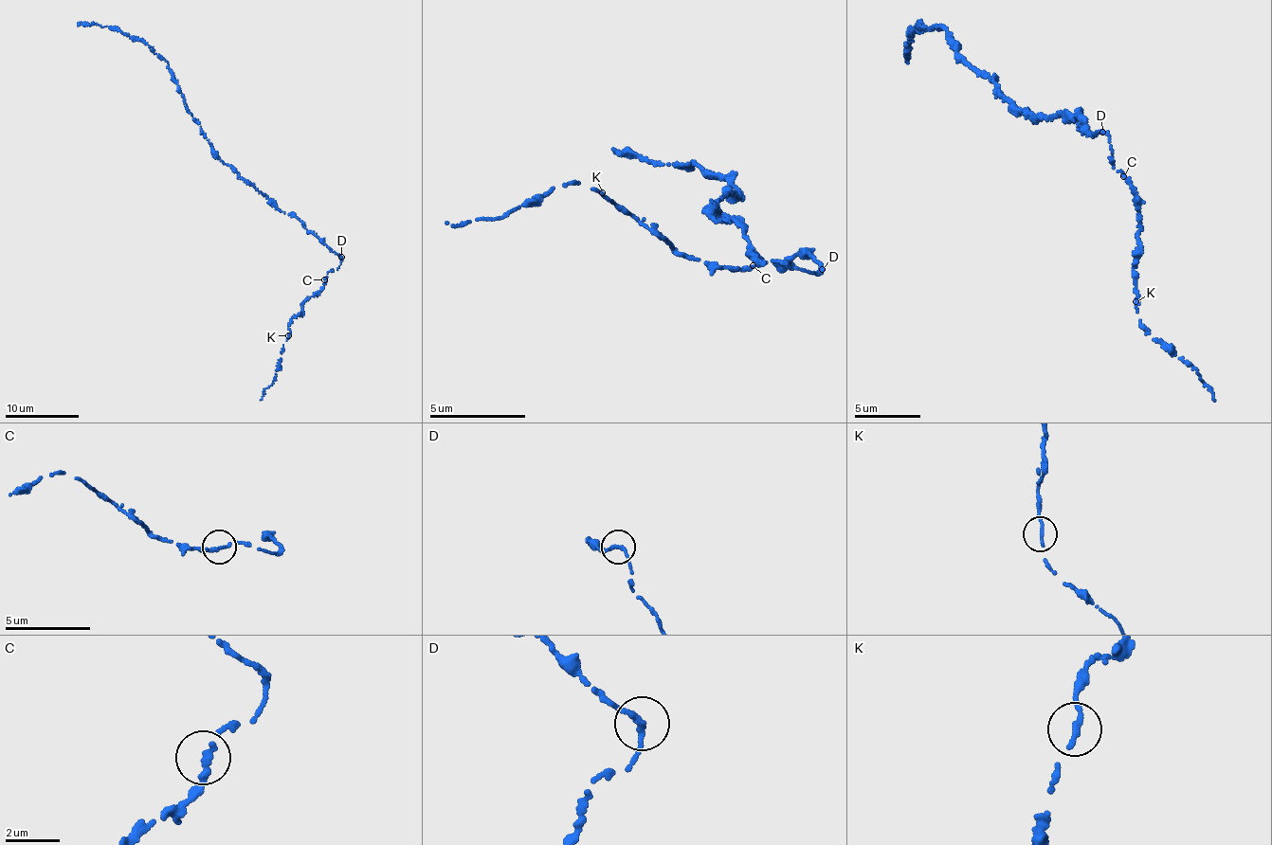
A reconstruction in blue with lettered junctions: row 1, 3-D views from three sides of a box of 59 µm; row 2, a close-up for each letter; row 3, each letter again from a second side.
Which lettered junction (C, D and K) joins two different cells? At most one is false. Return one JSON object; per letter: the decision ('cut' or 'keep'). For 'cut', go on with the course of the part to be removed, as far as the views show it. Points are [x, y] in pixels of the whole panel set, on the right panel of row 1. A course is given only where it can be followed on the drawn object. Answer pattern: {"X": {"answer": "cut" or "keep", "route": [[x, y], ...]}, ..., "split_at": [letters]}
{"C": {"answer": "keep"}, "D": {"answer": "cut", "route": [[1101, 133], [1081, 129], [1084, 117], [1037, 119], [1020, 111], [957, 53], [951, 33], [909, 30], [908, 57]]}, "K": {"answer": "keep"}, "split_at": ["D"]}

